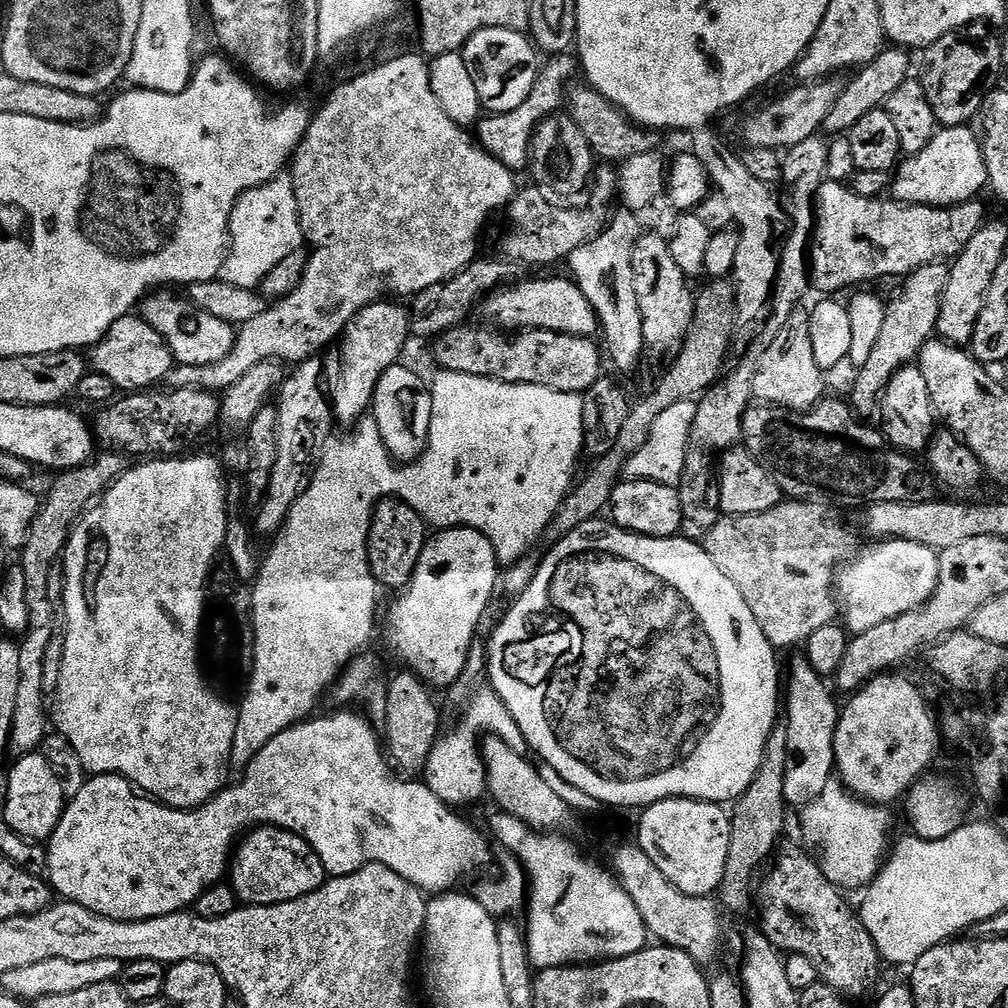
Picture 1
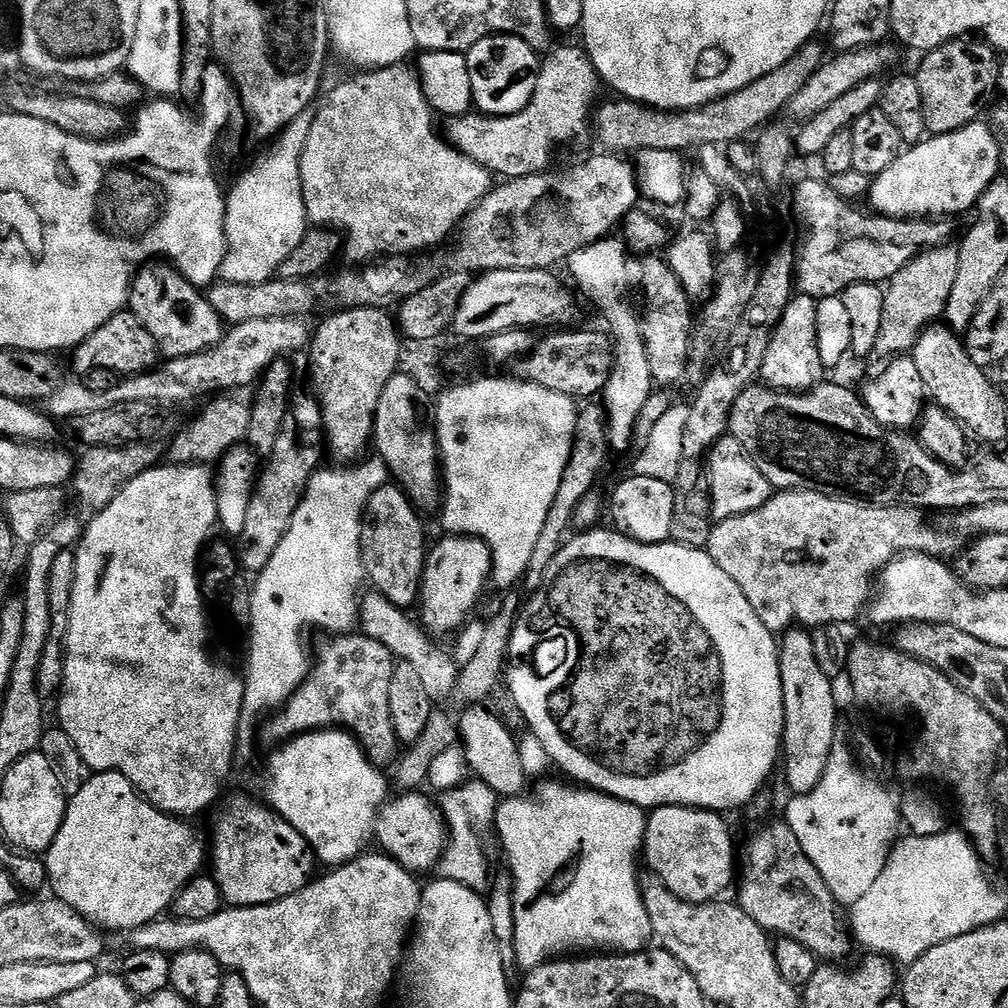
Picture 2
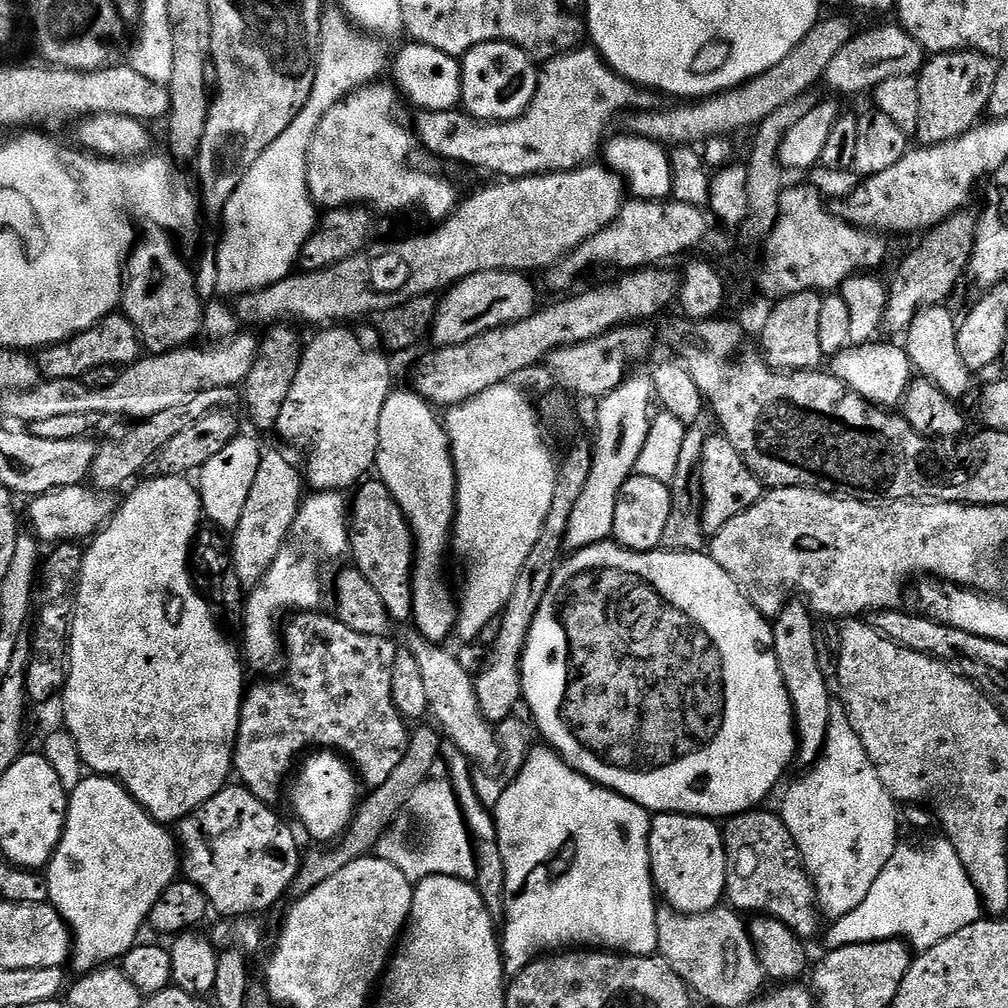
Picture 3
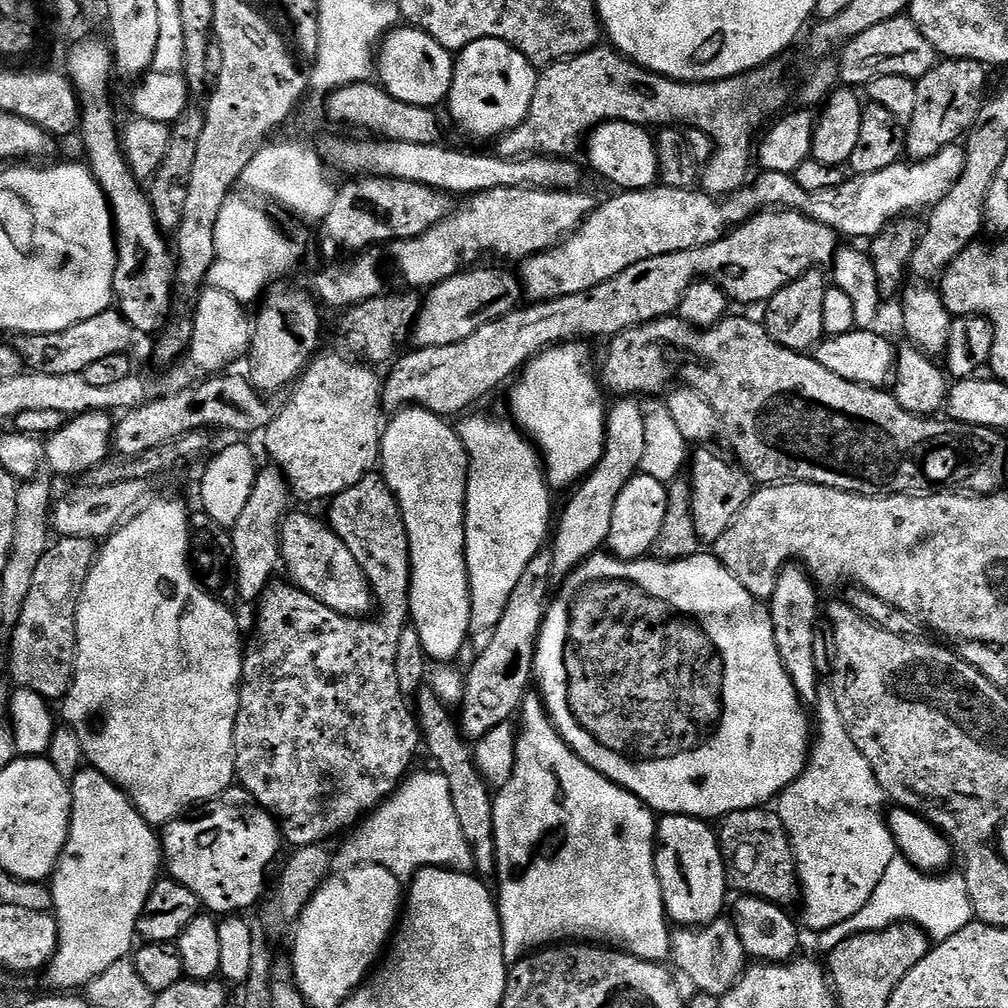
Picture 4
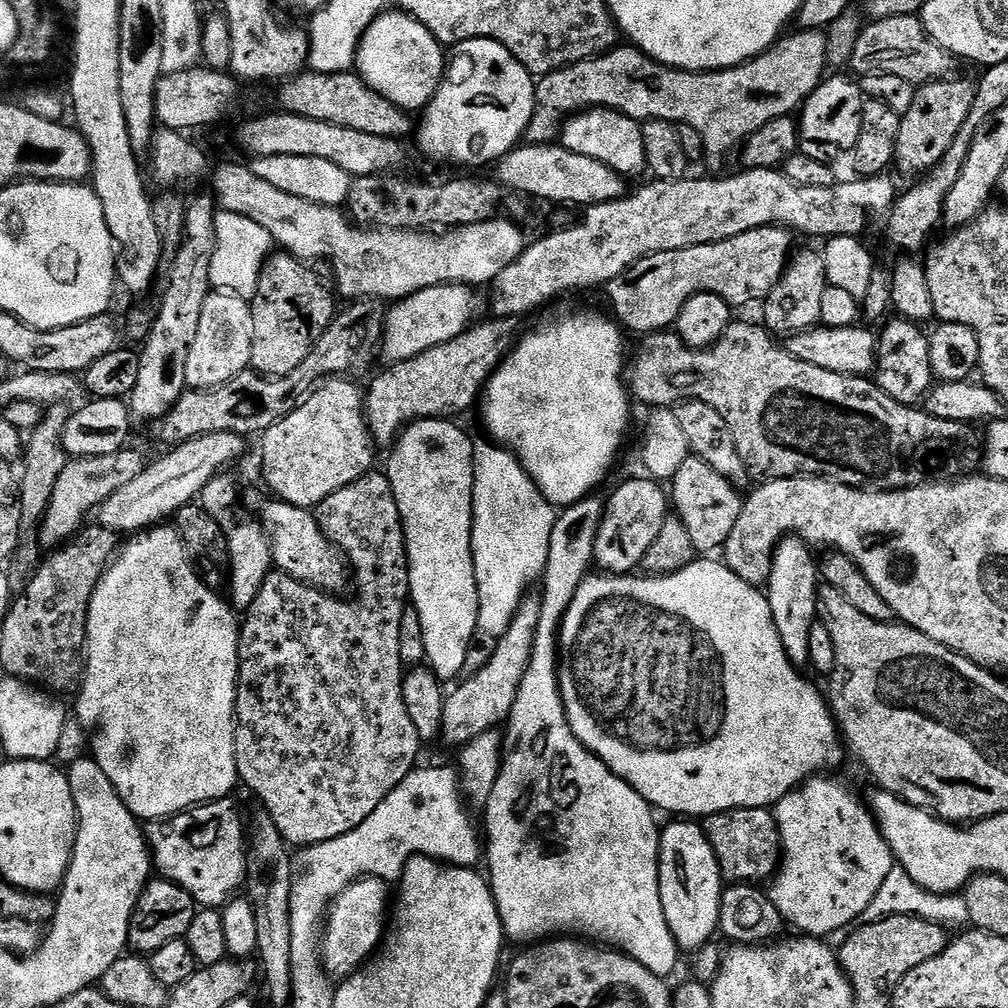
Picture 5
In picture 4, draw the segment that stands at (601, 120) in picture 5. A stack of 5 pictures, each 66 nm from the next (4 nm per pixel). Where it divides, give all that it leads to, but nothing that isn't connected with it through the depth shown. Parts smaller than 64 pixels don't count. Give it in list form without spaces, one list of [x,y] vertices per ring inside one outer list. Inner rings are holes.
[[[607,120],[588,133],[586,152],[587,148],[588,160],[592,163],[593,170],[602,179],[617,184],[617,189],[637,192],[643,188],[653,187],[657,183],[660,163],[656,153],[656,141],[647,127],[621,120]]]

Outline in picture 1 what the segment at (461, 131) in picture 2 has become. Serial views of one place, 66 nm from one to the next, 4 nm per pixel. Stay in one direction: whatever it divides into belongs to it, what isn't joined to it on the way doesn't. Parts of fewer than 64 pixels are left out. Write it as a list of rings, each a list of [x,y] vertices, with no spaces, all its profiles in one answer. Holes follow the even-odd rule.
[[[556,54],[545,59],[538,78],[534,82],[534,90],[530,90],[530,94],[526,94],[526,102],[522,102],[522,106],[518,106],[518,110],[485,115],[475,125],[474,136],[480,147],[494,158],[498,158],[498,162],[502,162],[502,166],[513,170],[527,169],[528,147],[532,141],[534,130],[546,116],[561,111],[566,100],[566,89],[573,83],[572,75],[575,72],[577,75],[578,64],[571,55]]]

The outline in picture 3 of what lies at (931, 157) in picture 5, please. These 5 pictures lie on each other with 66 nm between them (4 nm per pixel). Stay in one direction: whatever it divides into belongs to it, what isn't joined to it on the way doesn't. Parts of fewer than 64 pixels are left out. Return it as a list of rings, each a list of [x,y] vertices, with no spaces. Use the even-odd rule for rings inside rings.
[[[969,47],[959,52],[937,52],[931,58],[925,59],[924,67],[916,76],[918,82],[918,98],[922,107],[918,109],[918,126],[914,136],[921,145],[941,144],[950,138],[958,138],[981,123],[987,113],[990,102],[990,90],[994,90],[994,78],[998,64],[995,59]]]

